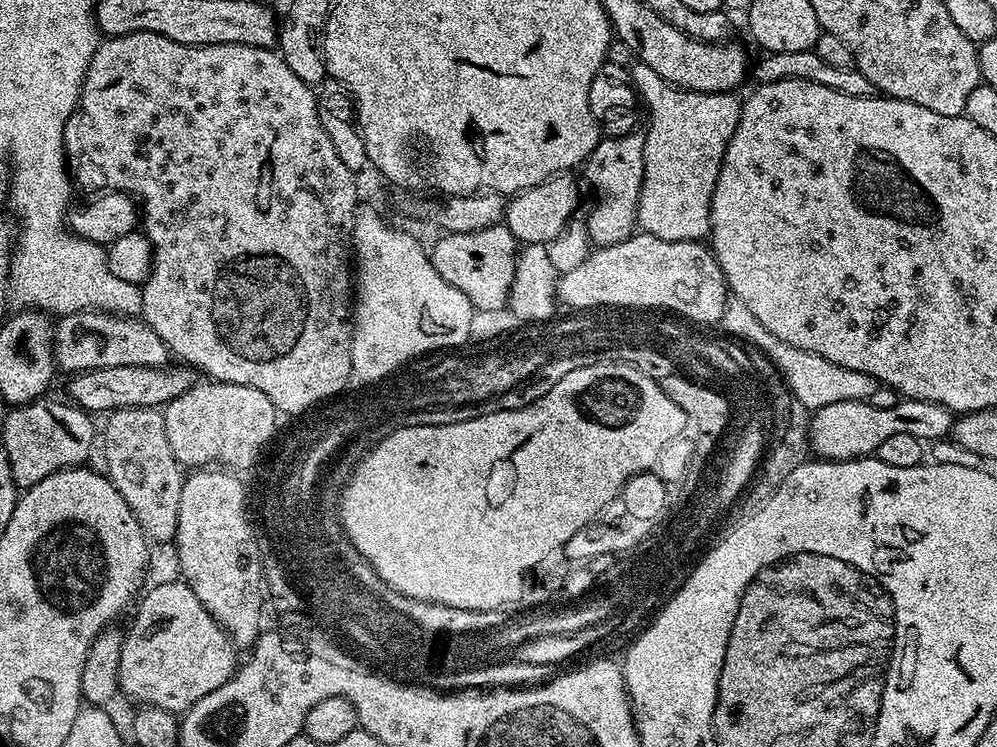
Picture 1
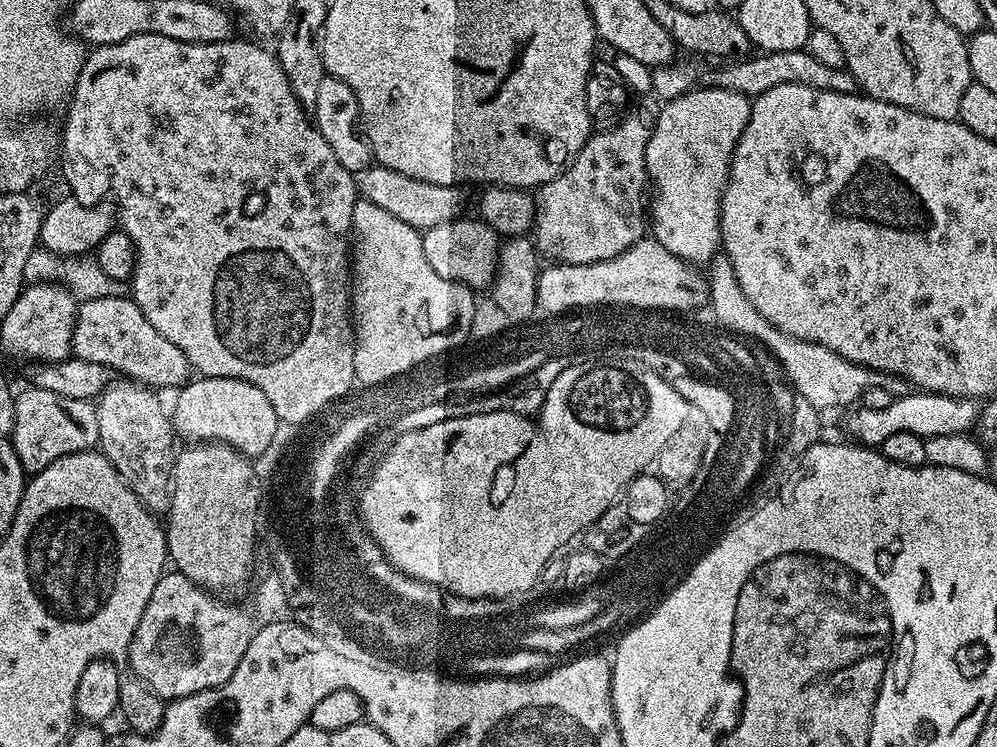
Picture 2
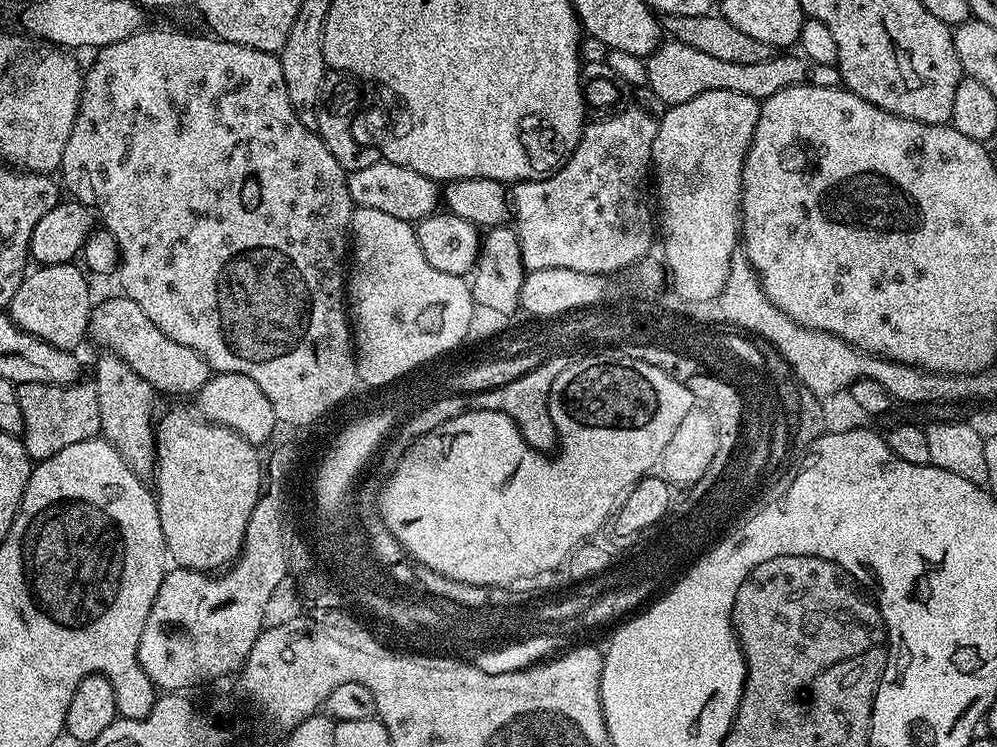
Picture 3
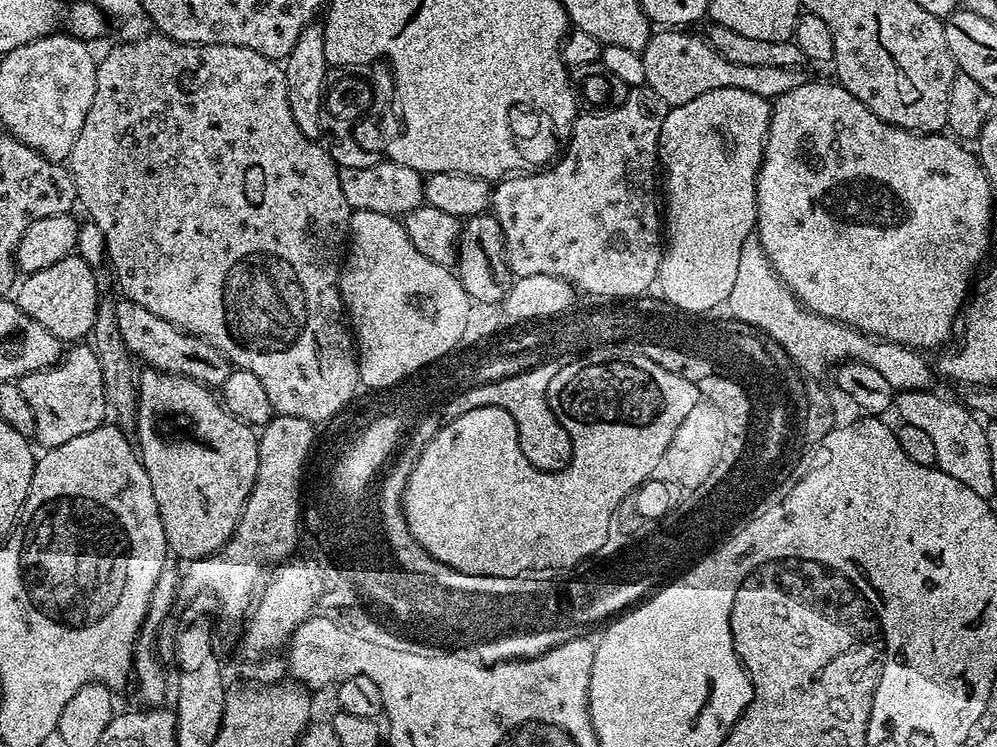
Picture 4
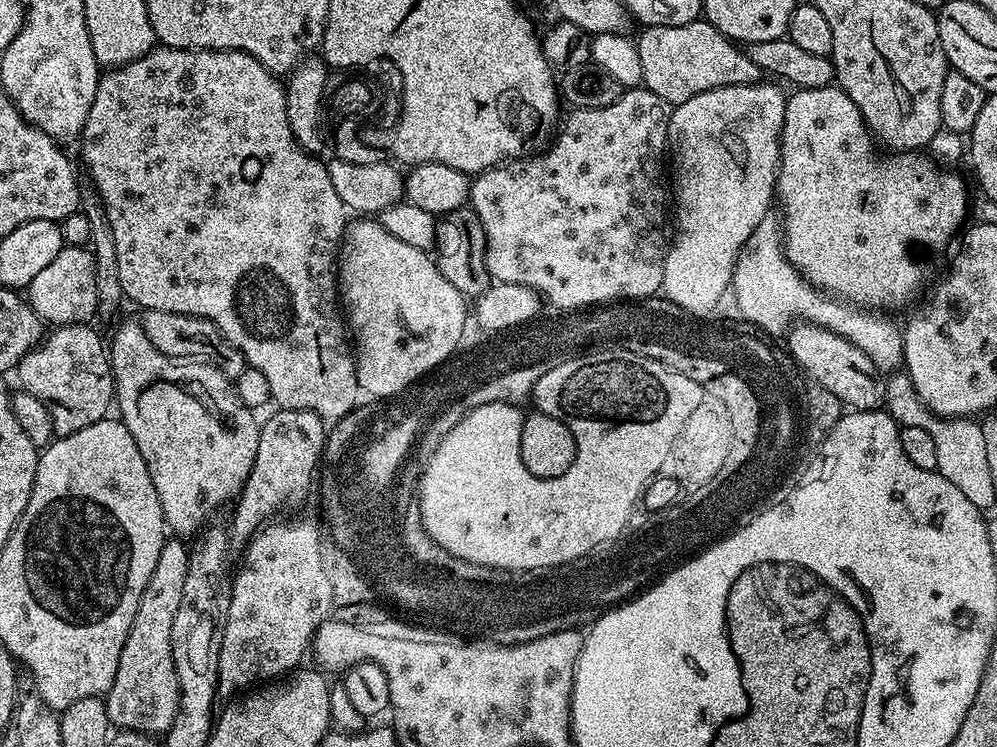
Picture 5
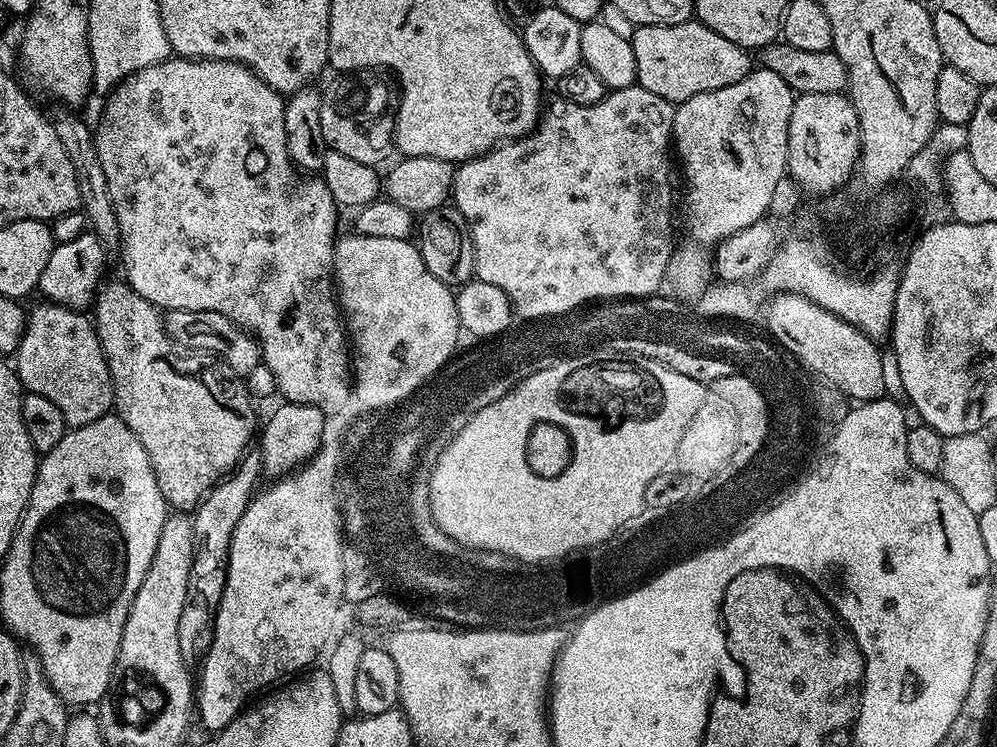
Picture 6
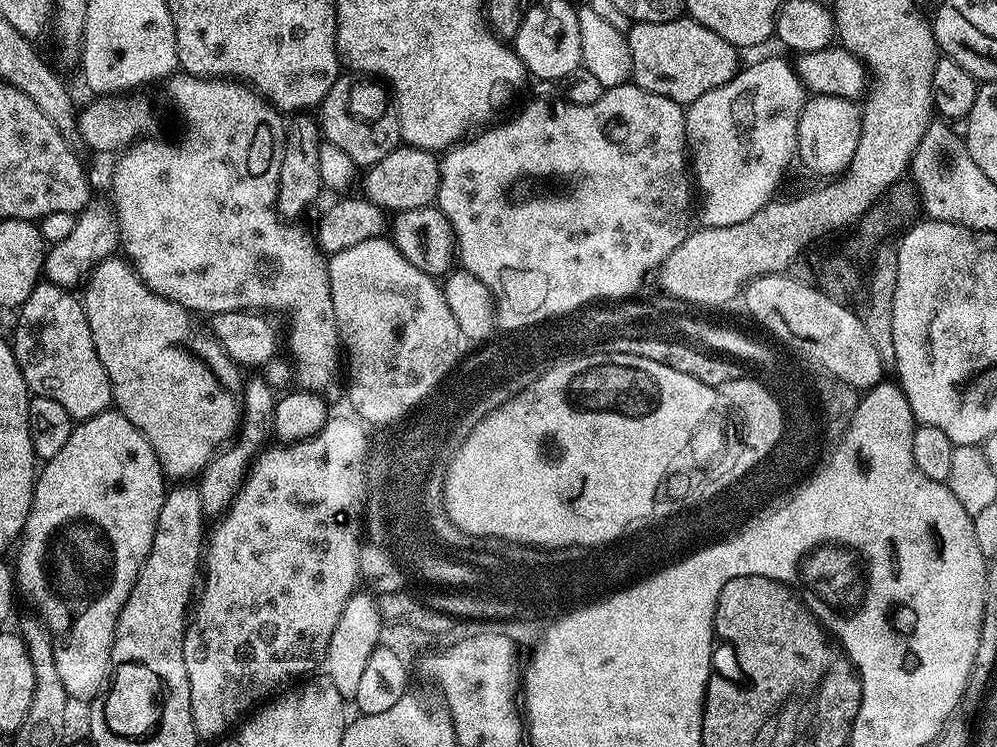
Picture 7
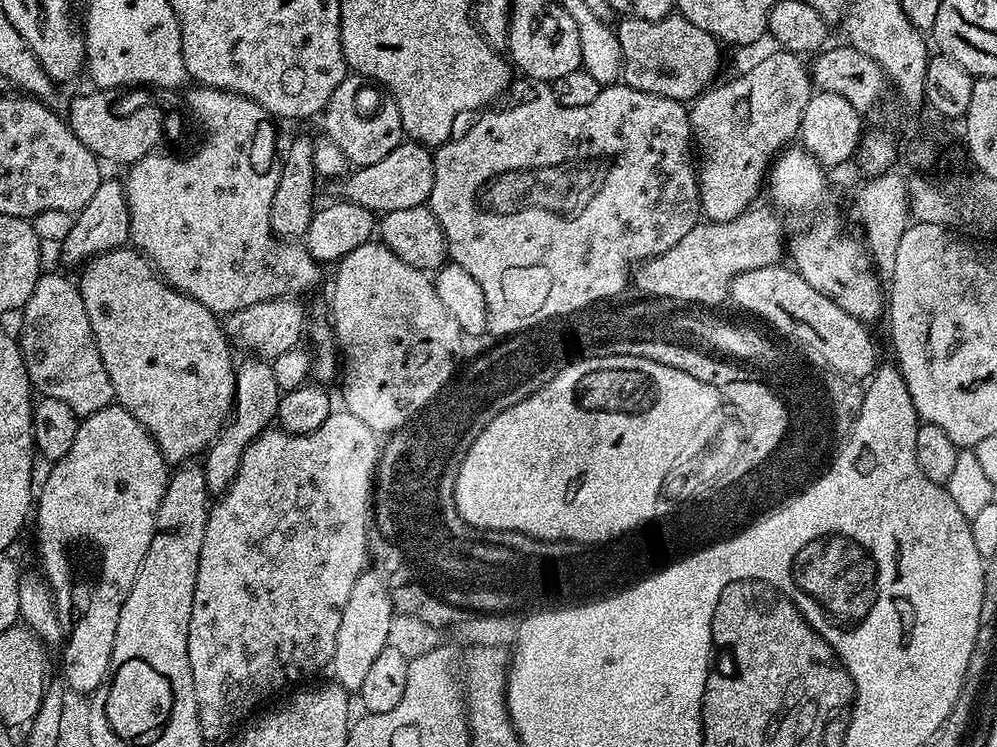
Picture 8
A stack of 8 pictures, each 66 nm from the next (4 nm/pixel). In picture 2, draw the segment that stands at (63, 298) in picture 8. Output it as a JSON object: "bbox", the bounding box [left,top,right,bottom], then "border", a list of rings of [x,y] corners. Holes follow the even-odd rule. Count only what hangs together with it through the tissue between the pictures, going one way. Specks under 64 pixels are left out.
{"bbox":[10,386,99,473],"border":[[[28,386],[25,392],[17,391],[15,398],[16,421],[10,439],[25,473],[41,472],[58,458],[86,452],[99,445],[98,414],[93,401],[62,398],[62,394],[53,394],[51,390],[42,390],[35,386]]]}

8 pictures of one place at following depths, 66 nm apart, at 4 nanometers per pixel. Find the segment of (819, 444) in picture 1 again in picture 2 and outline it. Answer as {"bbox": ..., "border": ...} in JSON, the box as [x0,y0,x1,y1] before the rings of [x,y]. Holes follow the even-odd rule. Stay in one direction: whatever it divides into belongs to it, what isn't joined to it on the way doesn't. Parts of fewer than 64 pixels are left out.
{"bbox":[848,390,981,446],"border":[[[912,390],[906,396],[895,397],[882,410],[857,407],[857,412],[848,420],[848,428],[852,431],[851,439],[865,446],[879,446],[893,434],[918,434],[925,438],[962,435],[973,431],[981,407],[981,401],[976,398]]]}

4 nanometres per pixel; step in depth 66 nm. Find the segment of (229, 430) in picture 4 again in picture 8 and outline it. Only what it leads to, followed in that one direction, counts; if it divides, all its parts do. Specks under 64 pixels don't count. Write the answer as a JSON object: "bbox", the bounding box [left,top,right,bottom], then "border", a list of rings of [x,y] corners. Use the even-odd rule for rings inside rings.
{"bbox":[78,246,235,465],"border":[[[131,246],[92,257],[83,265],[82,271],[78,287],[98,354],[102,354],[102,366],[106,366],[106,374],[110,374],[115,403],[138,418],[169,465],[195,461],[196,455],[200,456],[228,423],[235,402],[233,349],[217,313],[165,284],[147,259]]]}

